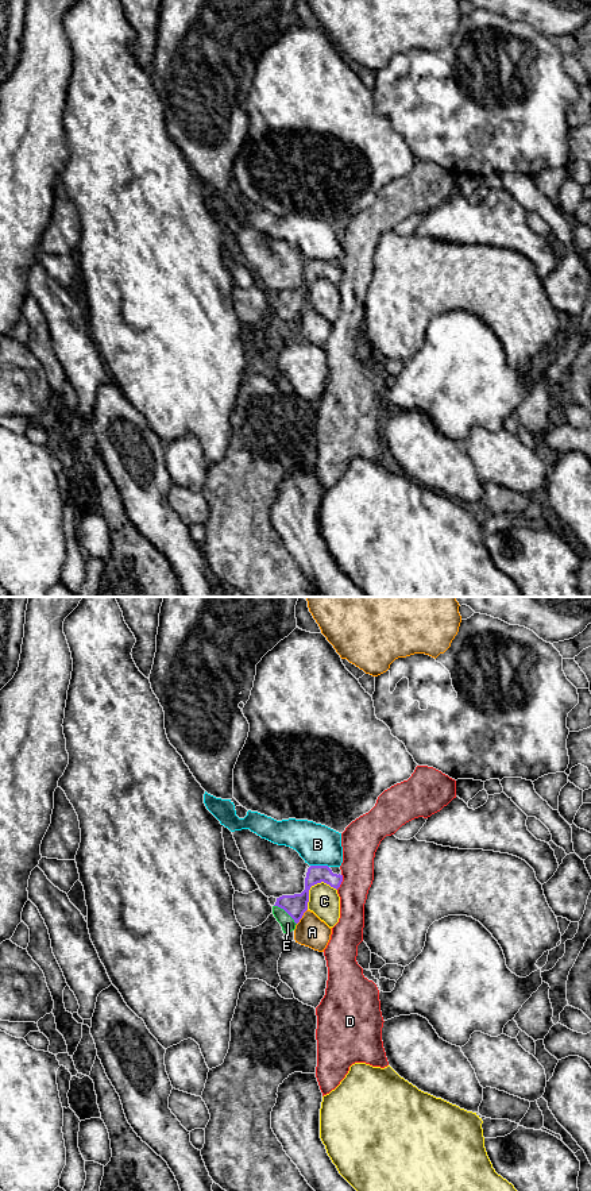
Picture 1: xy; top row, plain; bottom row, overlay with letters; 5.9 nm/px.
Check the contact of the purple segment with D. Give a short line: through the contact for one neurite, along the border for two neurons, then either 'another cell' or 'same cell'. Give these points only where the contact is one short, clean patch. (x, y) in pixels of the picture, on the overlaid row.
line xy (342, 874), (342, 882), (336, 889); another cell

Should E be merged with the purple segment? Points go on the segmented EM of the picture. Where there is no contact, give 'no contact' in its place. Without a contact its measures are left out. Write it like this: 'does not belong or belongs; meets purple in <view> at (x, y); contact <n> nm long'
belongs; meets purple in xy at (286, 912); contact 180 nm long

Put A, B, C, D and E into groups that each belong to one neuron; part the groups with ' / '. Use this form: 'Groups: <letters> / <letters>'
Groups: A / B / C / D / E

